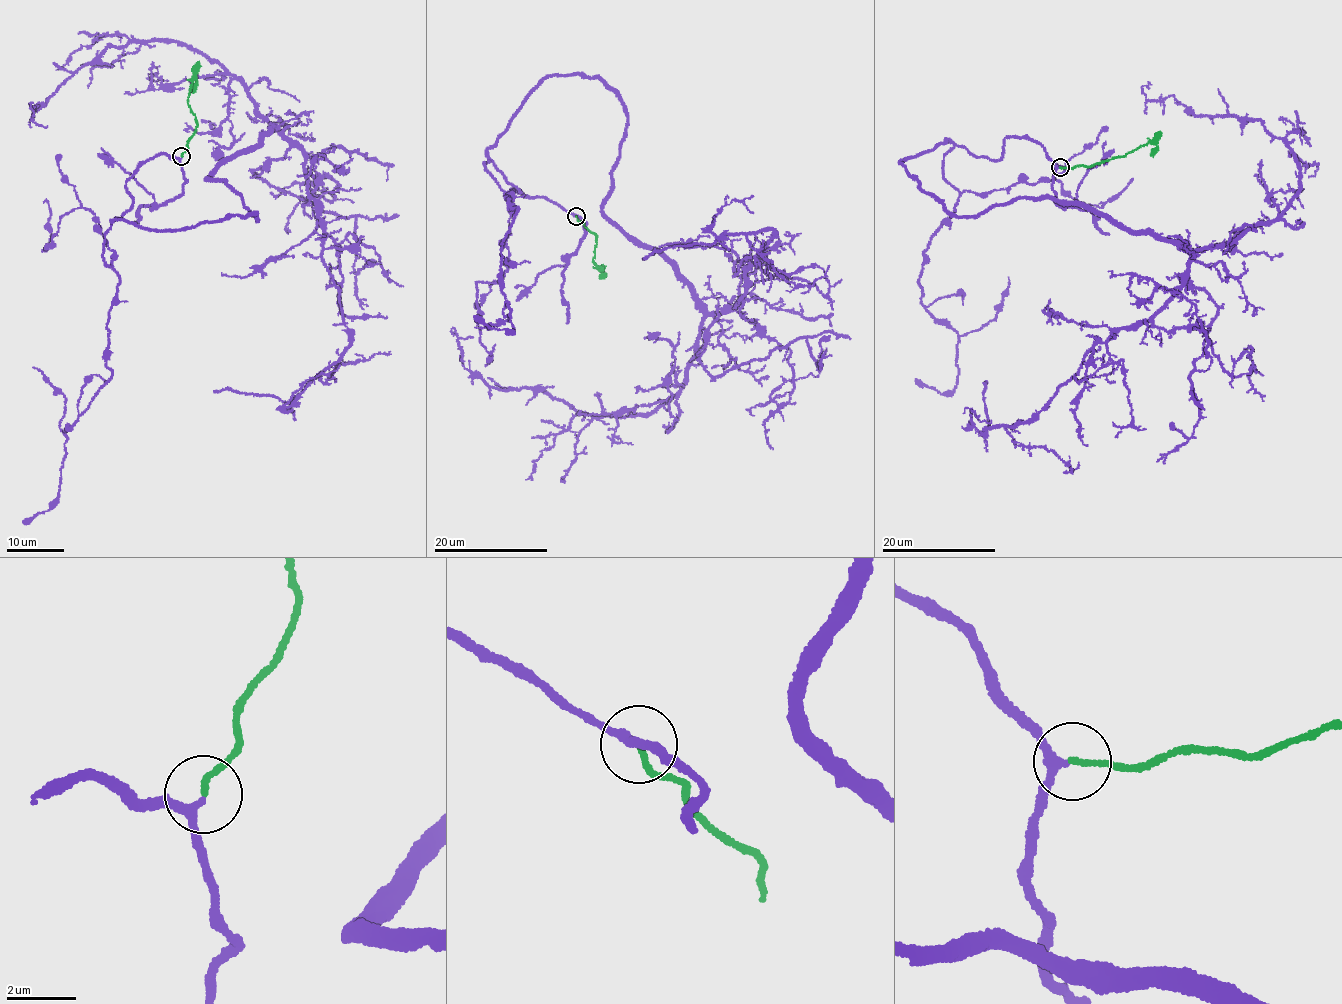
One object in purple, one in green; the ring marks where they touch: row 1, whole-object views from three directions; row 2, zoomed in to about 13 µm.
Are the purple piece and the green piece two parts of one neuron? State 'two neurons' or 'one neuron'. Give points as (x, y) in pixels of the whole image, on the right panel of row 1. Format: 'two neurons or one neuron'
one neuron

